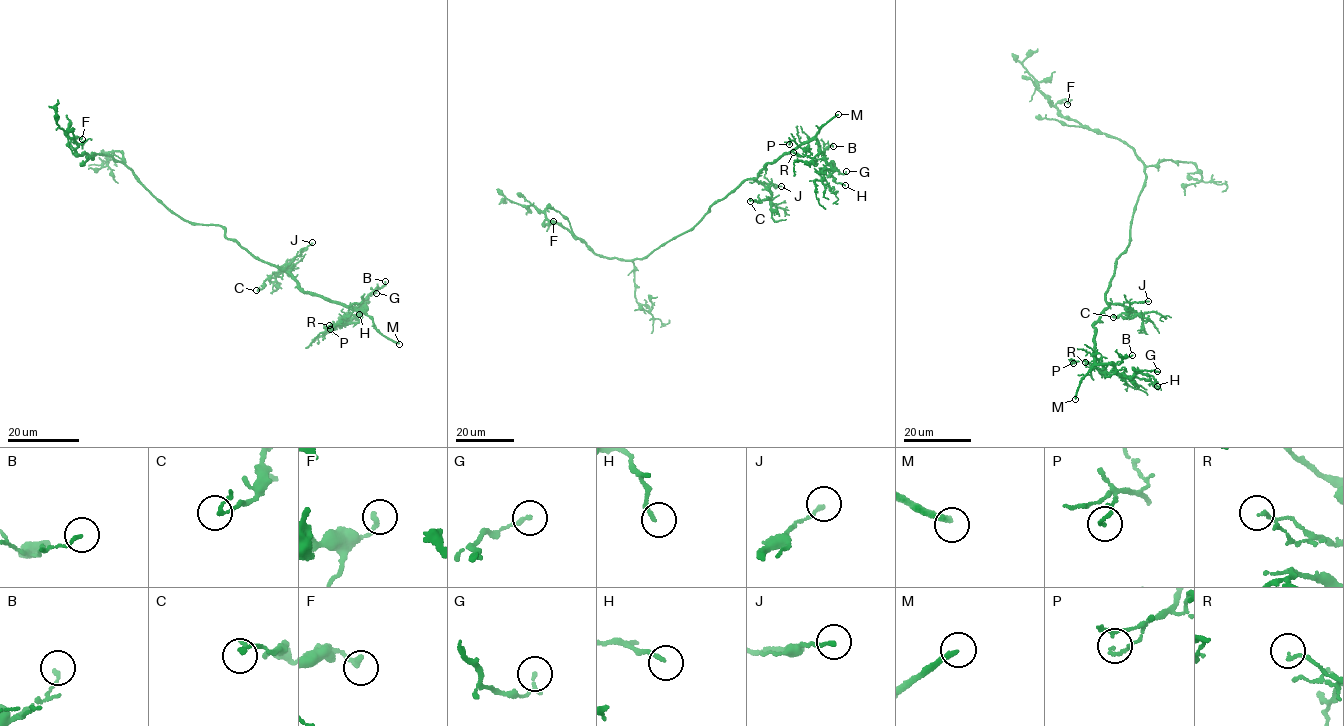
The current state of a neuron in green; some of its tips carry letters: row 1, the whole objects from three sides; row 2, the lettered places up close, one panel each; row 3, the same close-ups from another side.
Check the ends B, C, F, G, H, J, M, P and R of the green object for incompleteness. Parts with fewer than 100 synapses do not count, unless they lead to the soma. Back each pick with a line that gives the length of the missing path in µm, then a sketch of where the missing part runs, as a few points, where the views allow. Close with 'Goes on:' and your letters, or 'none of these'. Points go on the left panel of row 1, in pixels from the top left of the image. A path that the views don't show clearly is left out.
M: Missing length about 45 µm
Goes on: M

